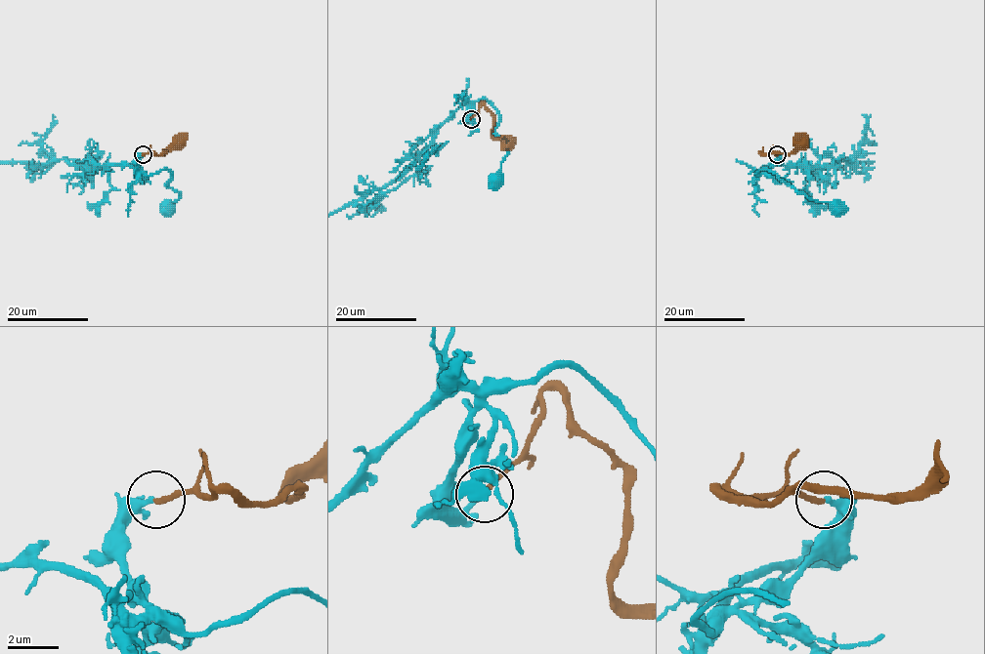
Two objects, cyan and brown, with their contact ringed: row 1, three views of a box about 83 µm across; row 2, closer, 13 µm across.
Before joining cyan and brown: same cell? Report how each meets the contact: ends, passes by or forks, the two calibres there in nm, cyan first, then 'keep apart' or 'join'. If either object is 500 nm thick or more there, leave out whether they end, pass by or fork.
cyan ends there; brown ends there; 200 nm thick on the cyan side, 200 nm on the other; keep apart

